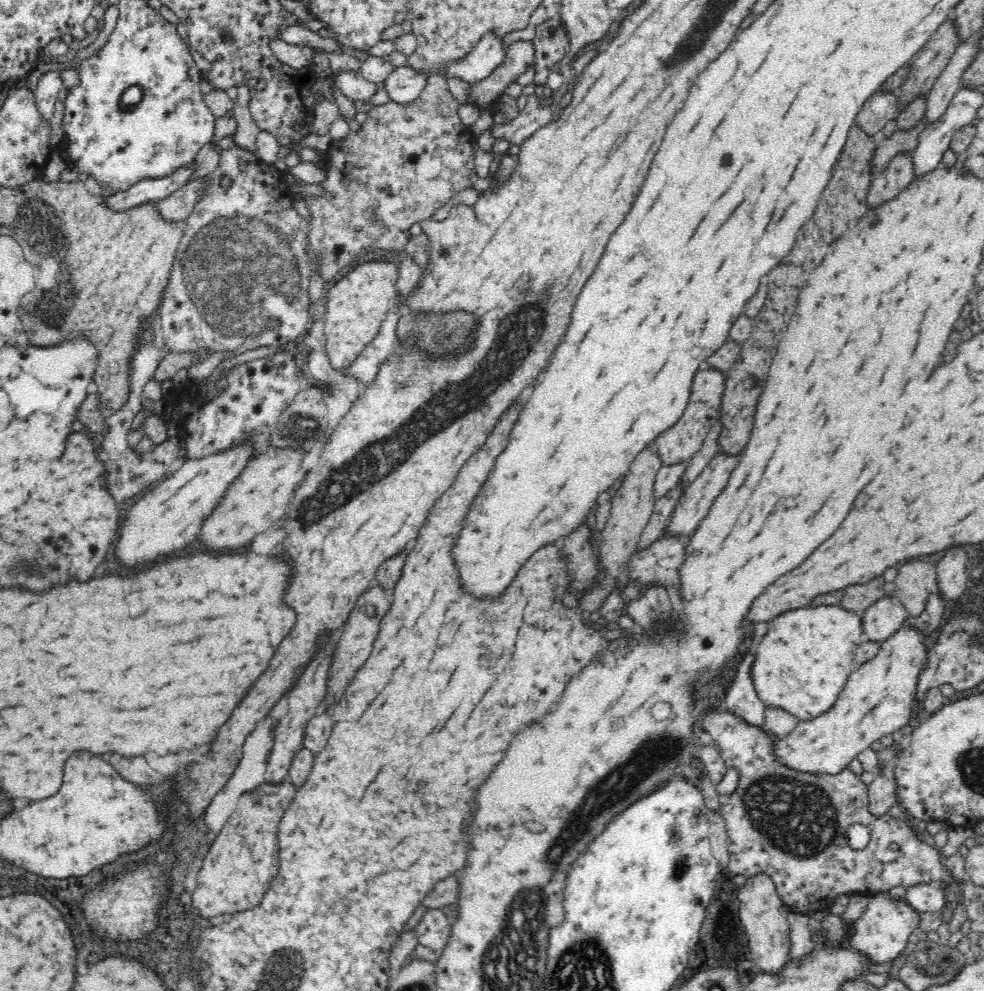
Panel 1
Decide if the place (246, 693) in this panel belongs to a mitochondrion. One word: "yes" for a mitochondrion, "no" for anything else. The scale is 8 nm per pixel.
no

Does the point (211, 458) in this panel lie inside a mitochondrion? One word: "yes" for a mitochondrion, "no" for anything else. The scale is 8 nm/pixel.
no

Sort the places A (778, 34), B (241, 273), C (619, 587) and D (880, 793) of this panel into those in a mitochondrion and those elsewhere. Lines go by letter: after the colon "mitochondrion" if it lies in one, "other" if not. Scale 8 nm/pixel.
A: other
B: mitochondrion
C: other
D: other

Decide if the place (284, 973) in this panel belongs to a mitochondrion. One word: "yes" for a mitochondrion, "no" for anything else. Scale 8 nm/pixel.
yes

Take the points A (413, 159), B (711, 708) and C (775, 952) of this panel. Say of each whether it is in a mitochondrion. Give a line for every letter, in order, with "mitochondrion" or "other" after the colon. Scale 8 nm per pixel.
A: other
B: other
C: other

